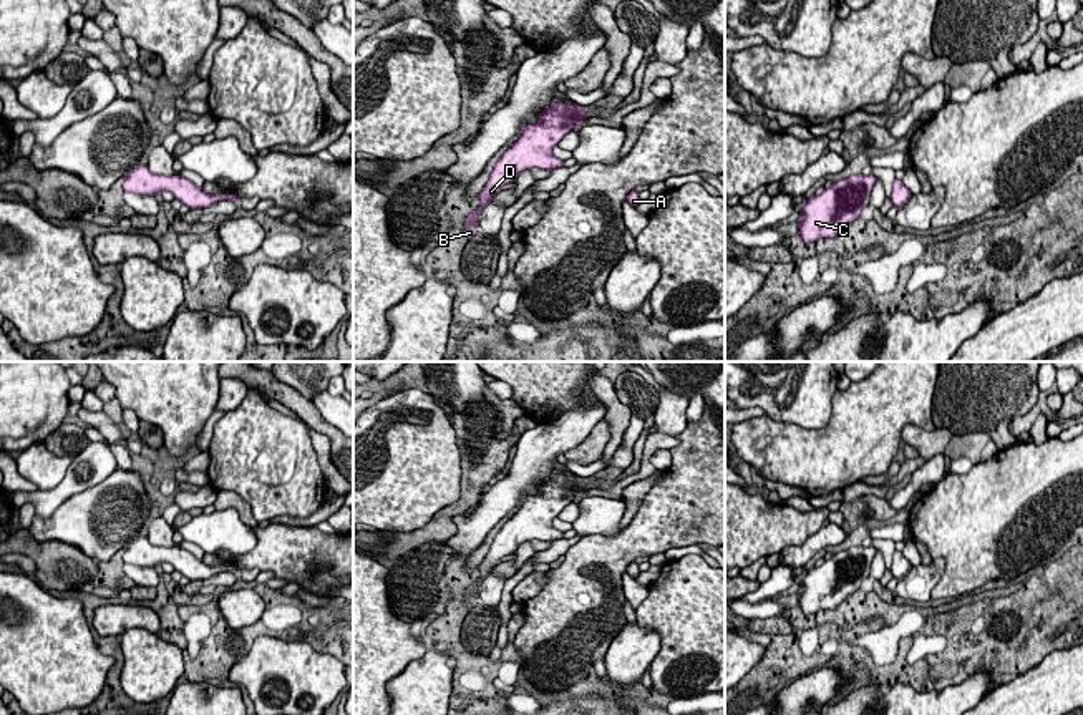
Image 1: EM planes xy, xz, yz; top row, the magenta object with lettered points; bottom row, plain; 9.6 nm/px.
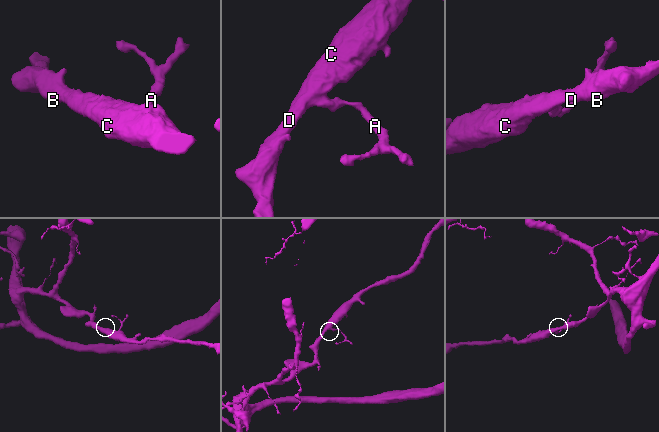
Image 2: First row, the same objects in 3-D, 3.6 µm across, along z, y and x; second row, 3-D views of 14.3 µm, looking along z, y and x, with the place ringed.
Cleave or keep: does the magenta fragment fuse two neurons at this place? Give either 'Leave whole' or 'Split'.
Leave whole

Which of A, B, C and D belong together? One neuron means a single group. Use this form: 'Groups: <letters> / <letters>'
Groups: A B C D

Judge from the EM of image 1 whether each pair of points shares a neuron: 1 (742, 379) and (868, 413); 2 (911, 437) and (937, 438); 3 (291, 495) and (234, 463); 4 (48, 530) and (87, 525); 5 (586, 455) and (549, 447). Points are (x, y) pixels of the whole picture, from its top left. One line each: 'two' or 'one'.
1: two
2: one
3: one
4: one
5: two

